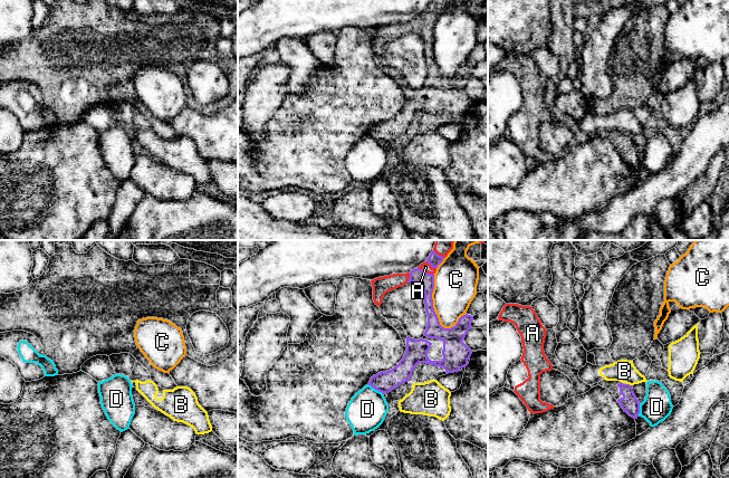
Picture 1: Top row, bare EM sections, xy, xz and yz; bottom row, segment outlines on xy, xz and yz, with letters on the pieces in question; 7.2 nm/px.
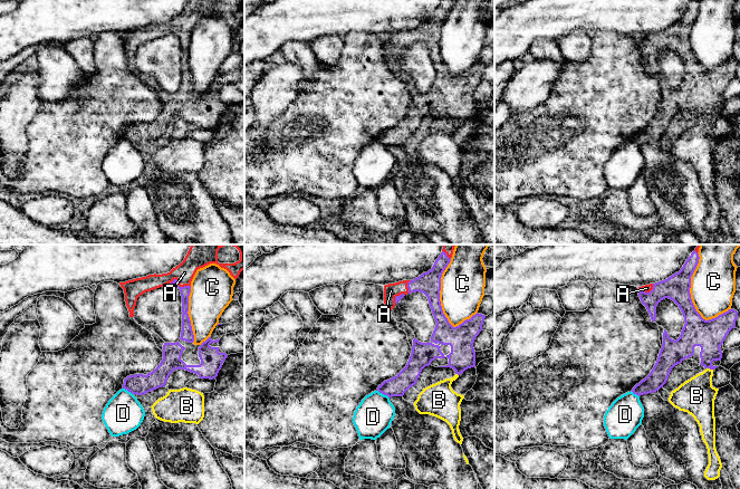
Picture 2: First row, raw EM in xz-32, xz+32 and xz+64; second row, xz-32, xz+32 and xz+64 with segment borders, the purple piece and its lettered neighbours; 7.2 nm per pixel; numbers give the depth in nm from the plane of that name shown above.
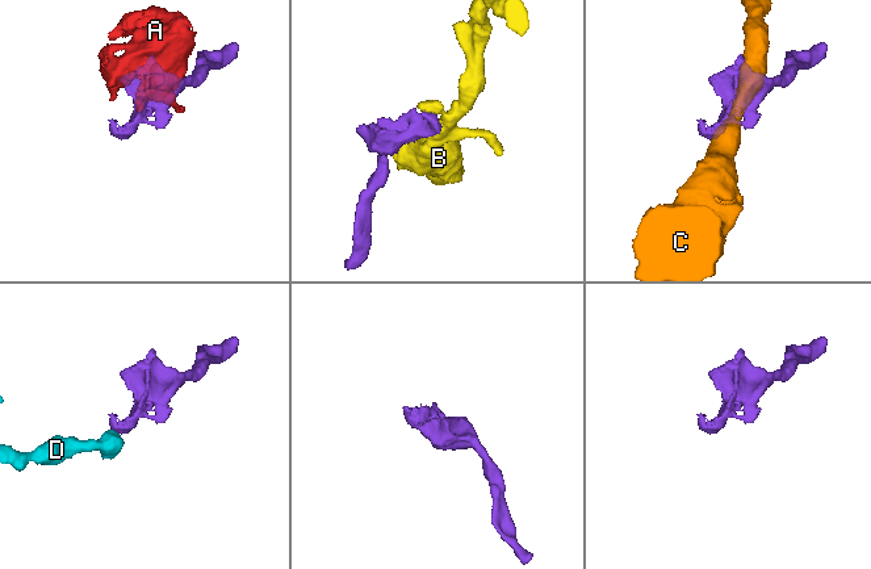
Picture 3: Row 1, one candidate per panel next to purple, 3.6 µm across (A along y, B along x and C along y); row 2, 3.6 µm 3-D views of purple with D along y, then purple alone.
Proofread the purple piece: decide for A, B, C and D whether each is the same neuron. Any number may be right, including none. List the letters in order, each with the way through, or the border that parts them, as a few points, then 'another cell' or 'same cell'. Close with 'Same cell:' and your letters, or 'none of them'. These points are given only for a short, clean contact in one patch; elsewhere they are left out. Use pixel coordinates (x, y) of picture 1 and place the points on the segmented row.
A: same cell
B: another cell
C: another cell
D: border along xz (367, 384), (383, 393); another cell
Same cell: A

